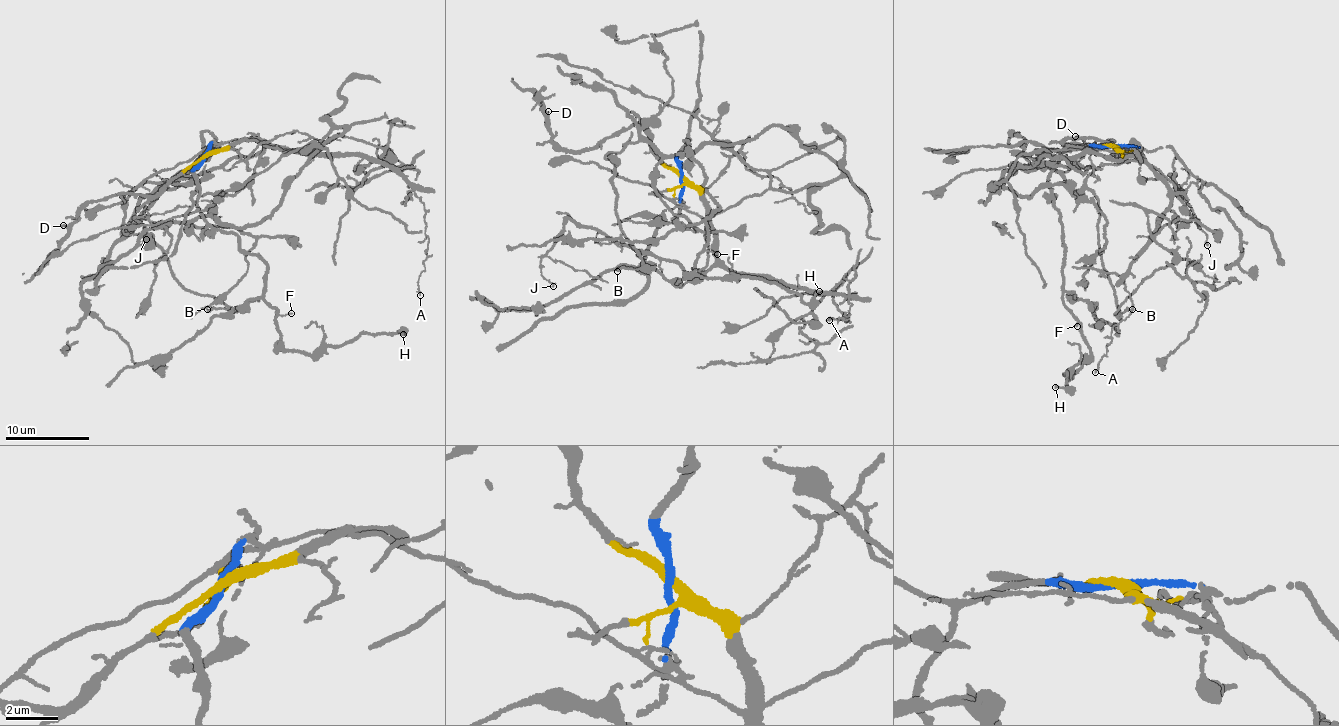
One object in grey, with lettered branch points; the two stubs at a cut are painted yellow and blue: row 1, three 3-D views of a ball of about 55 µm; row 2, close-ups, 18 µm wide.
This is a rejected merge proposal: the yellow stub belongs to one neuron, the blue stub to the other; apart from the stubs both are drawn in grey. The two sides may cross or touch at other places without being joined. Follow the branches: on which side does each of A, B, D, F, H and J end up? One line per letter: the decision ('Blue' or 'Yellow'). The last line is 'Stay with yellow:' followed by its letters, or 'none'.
A: Yellow
B: Yellow
D: Yellow
F: Blue
H: Blue
J: Yellow
Stay with yellow: A, B, D, J

